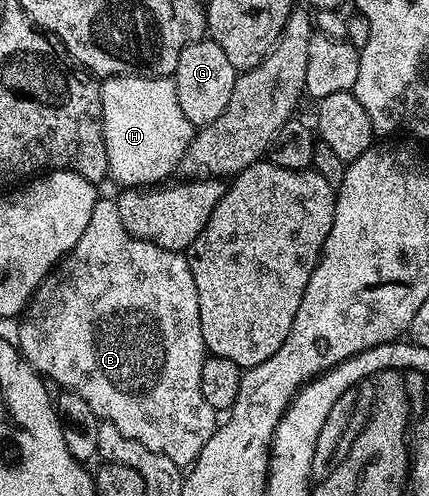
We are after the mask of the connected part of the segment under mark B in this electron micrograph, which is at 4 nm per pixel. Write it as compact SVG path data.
M98 197L95 208L91 212L91 220L87 220L87 228L83 228L83 236L79 236L79 244L70 250L56 266L50 270L49 275L37 286L29 305L25 307L19 318L19 347L21 357L46 379L55 381L65 390L73 390L95 412L95 416L102 422L115 424L123 436L131 440L139 440L143 448L151 448L151 452L159 452L182 468L192 467L197 461L199 452L203 452L203 444L211 440L219 425L218 411L203 400L203 388L199 388L199 375L203 373L203 364L207 357L203 328L199 328L199 292L195 292L195 276L191 276L191 268L187 264L184 253L167 248L159 248L147 240L130 238L119 220L119 208L112 197Z

